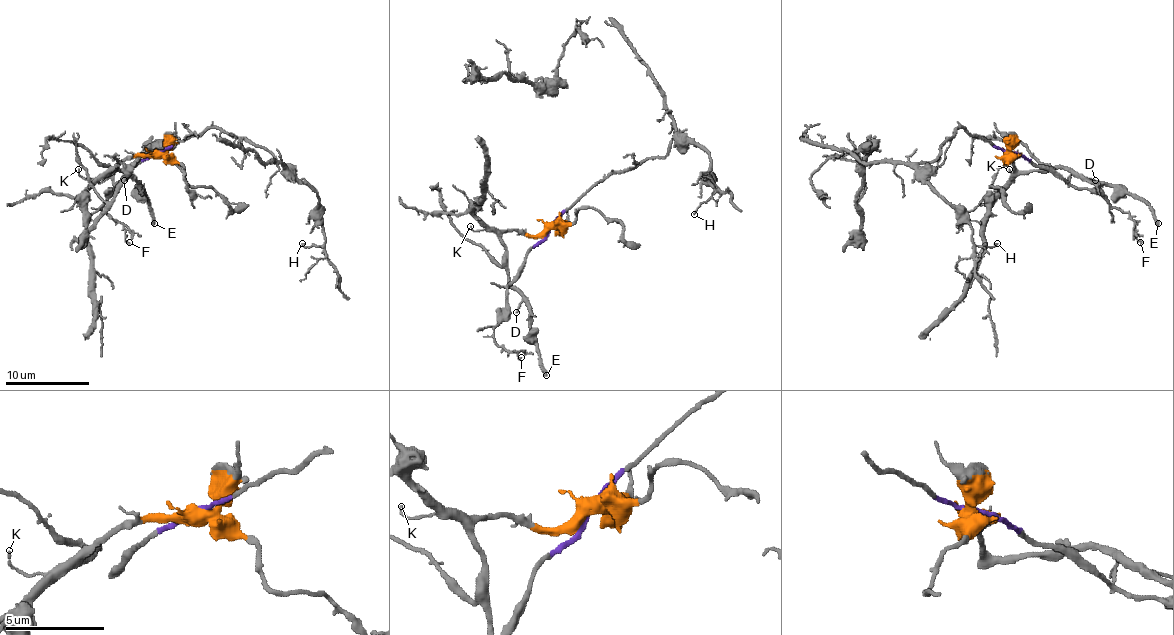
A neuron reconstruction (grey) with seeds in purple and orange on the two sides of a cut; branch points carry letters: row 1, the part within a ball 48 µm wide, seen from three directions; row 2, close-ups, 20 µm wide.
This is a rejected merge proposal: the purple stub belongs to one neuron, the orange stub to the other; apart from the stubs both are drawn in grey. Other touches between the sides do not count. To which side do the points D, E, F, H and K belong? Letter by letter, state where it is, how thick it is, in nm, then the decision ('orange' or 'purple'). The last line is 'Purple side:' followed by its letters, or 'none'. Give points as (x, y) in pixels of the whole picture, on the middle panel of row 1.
D: (516, 312) | 120 nm | orange
E: (546, 375) | 280 nm | orange
F: (521, 357) | 110 nm | purple
H: (694, 214) | 110 nm | purple
K: (470, 226) | 100 nm | orange
Purple side: F, H

